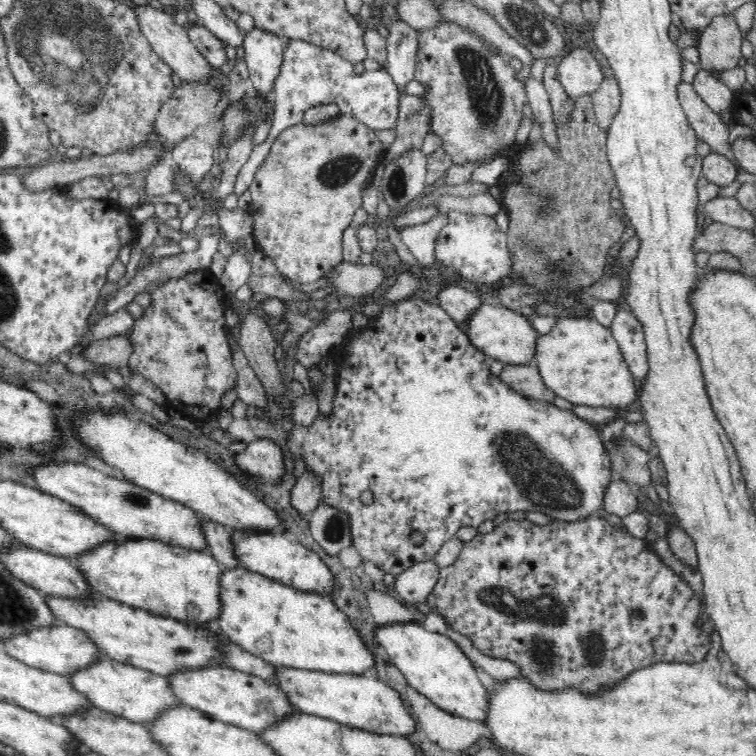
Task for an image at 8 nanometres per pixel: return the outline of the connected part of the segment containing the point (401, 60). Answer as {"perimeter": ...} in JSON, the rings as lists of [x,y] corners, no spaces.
{"perimeter":[[[398,21],[388,24],[387,63],[385,68],[392,75],[400,95],[406,94],[406,85],[414,80],[414,67],[417,57],[417,30],[406,22]]]}

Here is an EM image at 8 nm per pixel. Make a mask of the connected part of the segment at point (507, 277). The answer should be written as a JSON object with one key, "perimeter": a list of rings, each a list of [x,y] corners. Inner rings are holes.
{"perimeter":[[[451,213],[448,224],[440,230],[435,244],[435,260],[446,268],[453,268],[458,276],[476,286],[492,286],[512,281],[513,260],[507,245],[507,234],[500,232],[490,215]]]}

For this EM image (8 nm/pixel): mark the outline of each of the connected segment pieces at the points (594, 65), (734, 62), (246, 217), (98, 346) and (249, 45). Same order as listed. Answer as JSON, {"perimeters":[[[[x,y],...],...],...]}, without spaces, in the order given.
{"perimeters":[[[[574,49],[563,57],[557,72],[562,87],[574,100],[595,94],[604,80],[596,57],[585,49]]],[[[731,14],[716,16],[699,36],[697,69],[712,72],[738,67],[738,59],[743,57],[740,51],[743,36]]],[[[222,208],[217,213],[219,227],[226,240],[241,243],[244,239],[253,236],[253,218],[248,208]]],[[[125,334],[111,336],[103,339],[96,339],[84,347],[81,354],[85,360],[100,365],[111,367],[117,370],[120,366],[127,365],[127,358],[131,352],[131,346],[125,338]]],[[[254,29],[243,38],[244,57],[249,70],[248,82],[260,99],[269,98],[278,78],[285,47],[283,37]]]]}

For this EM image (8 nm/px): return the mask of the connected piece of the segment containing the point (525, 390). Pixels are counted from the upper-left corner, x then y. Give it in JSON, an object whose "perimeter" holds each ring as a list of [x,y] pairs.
{"perimeter":[[[535,364],[505,365],[498,374],[498,380],[507,384],[512,391],[524,395],[526,399],[551,402],[556,398],[554,392],[543,386]]]}

